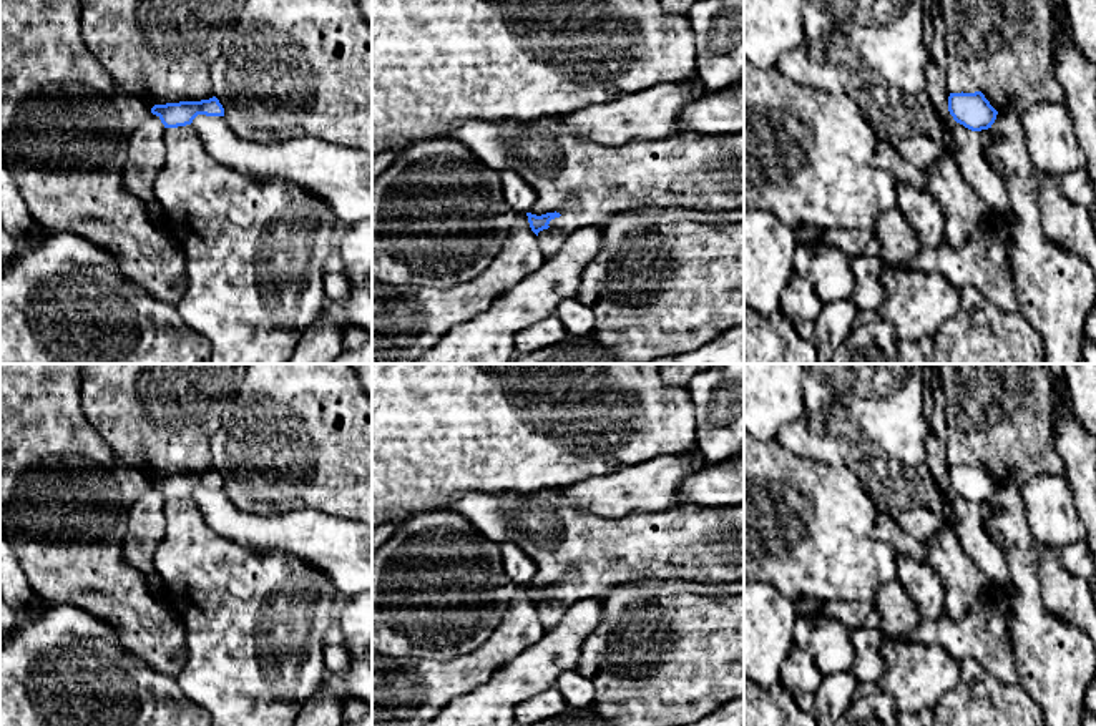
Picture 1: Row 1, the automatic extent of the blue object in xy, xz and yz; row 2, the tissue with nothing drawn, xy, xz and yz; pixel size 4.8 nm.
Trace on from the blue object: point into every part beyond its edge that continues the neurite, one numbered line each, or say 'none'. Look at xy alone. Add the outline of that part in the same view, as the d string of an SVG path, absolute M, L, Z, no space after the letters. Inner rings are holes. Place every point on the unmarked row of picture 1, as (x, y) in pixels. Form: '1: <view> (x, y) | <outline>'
none

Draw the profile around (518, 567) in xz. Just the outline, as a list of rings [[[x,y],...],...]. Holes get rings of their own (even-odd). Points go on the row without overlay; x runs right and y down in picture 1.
[[[502,542],[500,552],[503,557],[503,571],[510,581],[516,585],[528,585],[536,573],[536,563],[518,545]]]

